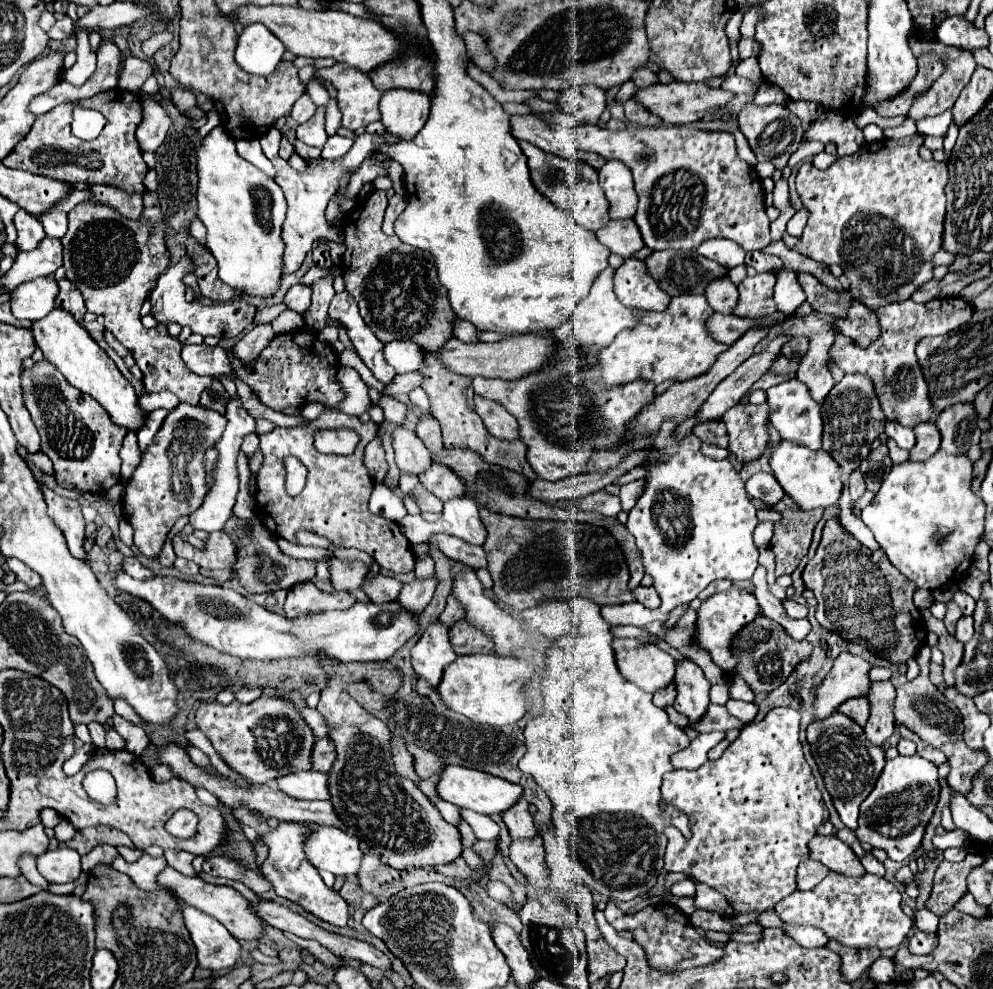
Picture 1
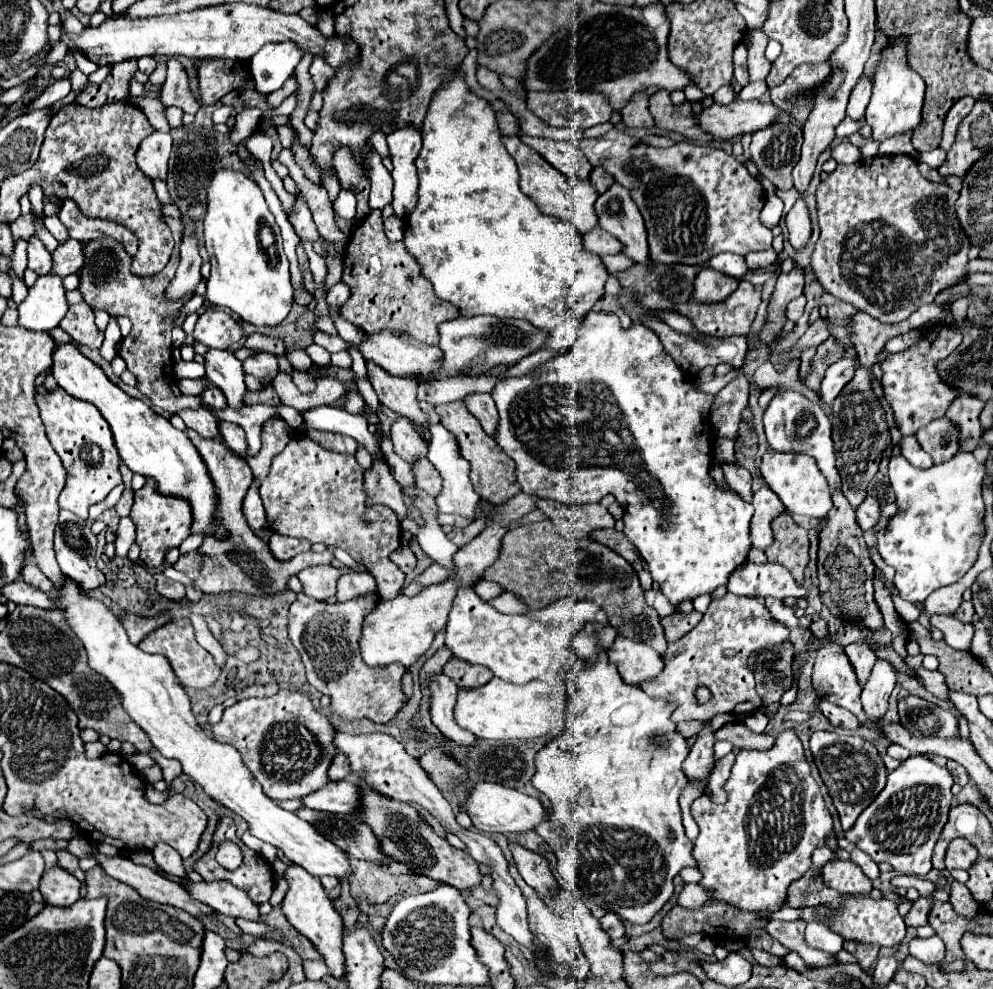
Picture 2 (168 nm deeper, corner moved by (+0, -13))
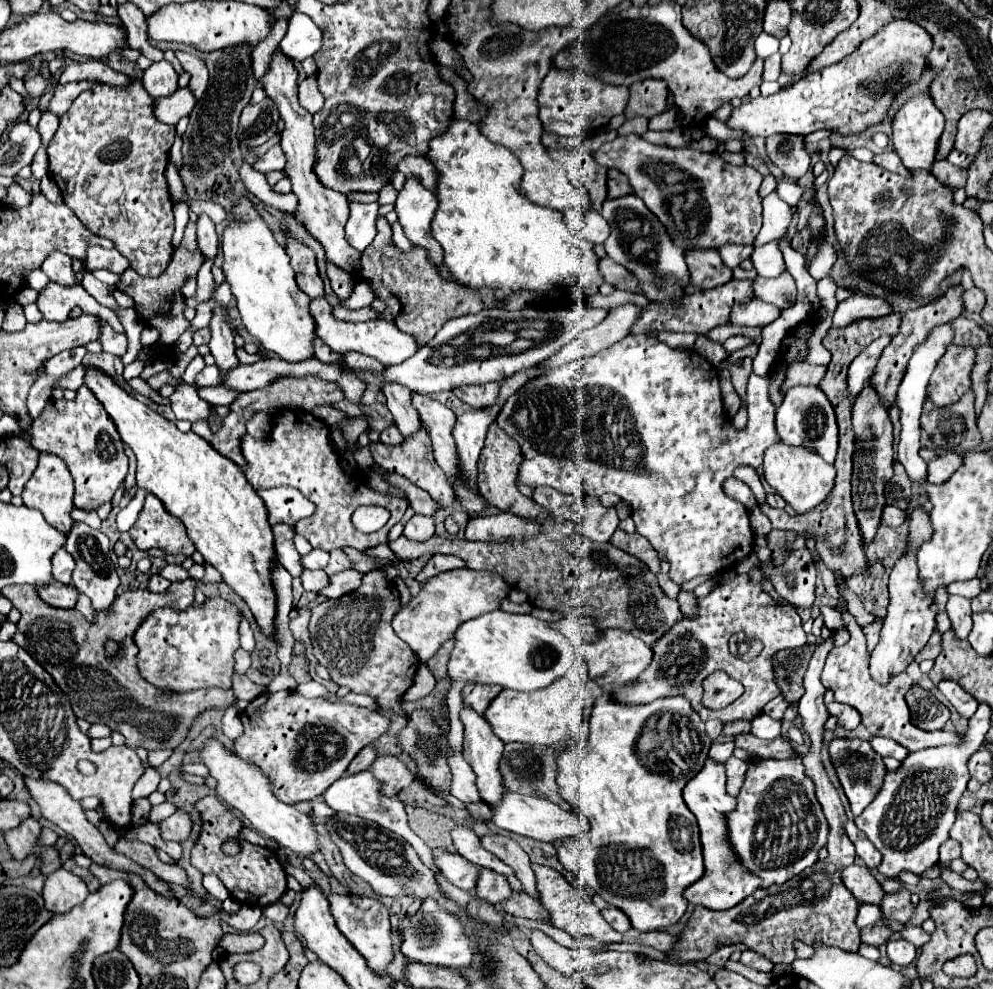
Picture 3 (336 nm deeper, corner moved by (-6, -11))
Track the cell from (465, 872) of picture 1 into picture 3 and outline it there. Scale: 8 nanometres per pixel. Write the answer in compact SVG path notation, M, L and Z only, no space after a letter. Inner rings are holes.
M513 893L511 899L507 899L501 909L513 917L523 917L523 919L535 919L535 921L545 921L549 919L549 911L541 905L541 901L525 895L525 893Z

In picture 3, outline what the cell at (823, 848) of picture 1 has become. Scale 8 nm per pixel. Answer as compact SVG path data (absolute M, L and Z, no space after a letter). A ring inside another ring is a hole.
M849 865L843 873L841 879L845 883L845 887L853 893L853 897L863 905L863 903L881 903L883 899L883 889L879 885L879 881L871 875L871 871L867 867L859 867L859 865Z

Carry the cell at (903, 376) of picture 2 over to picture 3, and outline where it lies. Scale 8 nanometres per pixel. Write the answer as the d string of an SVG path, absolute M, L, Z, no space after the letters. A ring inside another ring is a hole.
M949 345L947 353L937 363L931 383L927 387L931 401L937 407L949 407L961 399L965 391L971 389L969 373L975 363L975 349Z

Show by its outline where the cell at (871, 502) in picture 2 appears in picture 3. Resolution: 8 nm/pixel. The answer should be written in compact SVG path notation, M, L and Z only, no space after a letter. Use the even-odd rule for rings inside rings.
M889 505L883 509L881 525L887 525L887 527L899 527L903 521L905 521L905 511L901 511L901 509L897 509L897 507L889 507Z

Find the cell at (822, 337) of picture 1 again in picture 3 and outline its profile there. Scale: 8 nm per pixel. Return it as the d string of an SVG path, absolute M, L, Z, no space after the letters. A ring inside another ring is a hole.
M883 335L879 339L875 339L869 347L865 347L851 363L849 367L849 375L847 375L847 381L849 381L849 391L851 395L859 395L859 391L863 391L865 383L869 381L869 377L875 373L875 367L877 367L877 361L879 361L879 355L883 353L883 347L887 347L887 343L891 343L891 335Z

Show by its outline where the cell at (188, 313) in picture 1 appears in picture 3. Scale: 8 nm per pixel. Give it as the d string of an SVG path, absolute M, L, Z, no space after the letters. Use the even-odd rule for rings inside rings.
M199 215L197 239L199 239L199 247L203 251L203 257L213 259L217 255L217 249L219 249L219 239L215 233L215 223L207 215Z

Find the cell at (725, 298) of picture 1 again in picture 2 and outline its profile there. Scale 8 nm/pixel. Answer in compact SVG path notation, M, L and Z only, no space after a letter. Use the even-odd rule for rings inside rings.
M703 267L695 281L693 299L699 303L721 303L727 301L729 295L737 289L739 281L733 277L727 277L723 273L717 273L709 267Z

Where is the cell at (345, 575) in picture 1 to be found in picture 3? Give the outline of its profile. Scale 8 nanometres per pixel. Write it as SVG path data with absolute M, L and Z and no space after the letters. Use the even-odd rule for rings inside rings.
M303 571L301 581L303 581L305 591L319 591L319 589L327 587L329 577L325 571Z

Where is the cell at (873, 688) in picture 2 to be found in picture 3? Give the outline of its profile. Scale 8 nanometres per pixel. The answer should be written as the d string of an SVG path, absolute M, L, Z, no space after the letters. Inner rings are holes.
M915 507L909 521L909 535L907 535L907 551L895 563L891 577L889 577L889 595L891 603L887 607L887 617L883 619L881 639L871 653L871 675L877 683L887 683L893 675L905 671L905 667L915 659L915 655L927 645L931 633L935 631L935 611L931 611L933 599L927 599L923 591L923 583L919 583L919 567L915 563L915 551L919 543L931 539L931 519L929 513L921 507Z

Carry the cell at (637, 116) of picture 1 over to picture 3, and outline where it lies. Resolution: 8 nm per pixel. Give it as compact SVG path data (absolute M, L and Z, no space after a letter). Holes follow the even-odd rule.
M643 79L639 83L633 83L629 89L631 89L631 99L625 109L625 115L629 119L637 115L651 119L665 109L669 91L663 79Z

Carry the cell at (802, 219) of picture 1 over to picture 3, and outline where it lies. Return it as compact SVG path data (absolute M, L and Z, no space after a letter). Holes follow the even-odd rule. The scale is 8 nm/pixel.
M791 363L789 371L787 371L787 379L783 385L783 391L791 389L793 385L817 385L823 375L825 375L827 367L825 365L811 365L811 363Z

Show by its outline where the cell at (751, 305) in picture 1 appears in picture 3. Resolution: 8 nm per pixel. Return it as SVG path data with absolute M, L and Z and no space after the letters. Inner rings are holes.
M751 279L739 281L727 281L715 289L707 289L701 293L691 293L683 299L683 307L671 307L671 303L651 303L645 305L639 319L635 319L633 327L631 327L631 335L647 335L647 337L655 337L661 331L685 331L685 333L697 333L697 335L705 335L707 331L711 331L717 325L727 325L729 323L729 313L733 309L735 303L747 303L751 301L753 289L751 289Z

